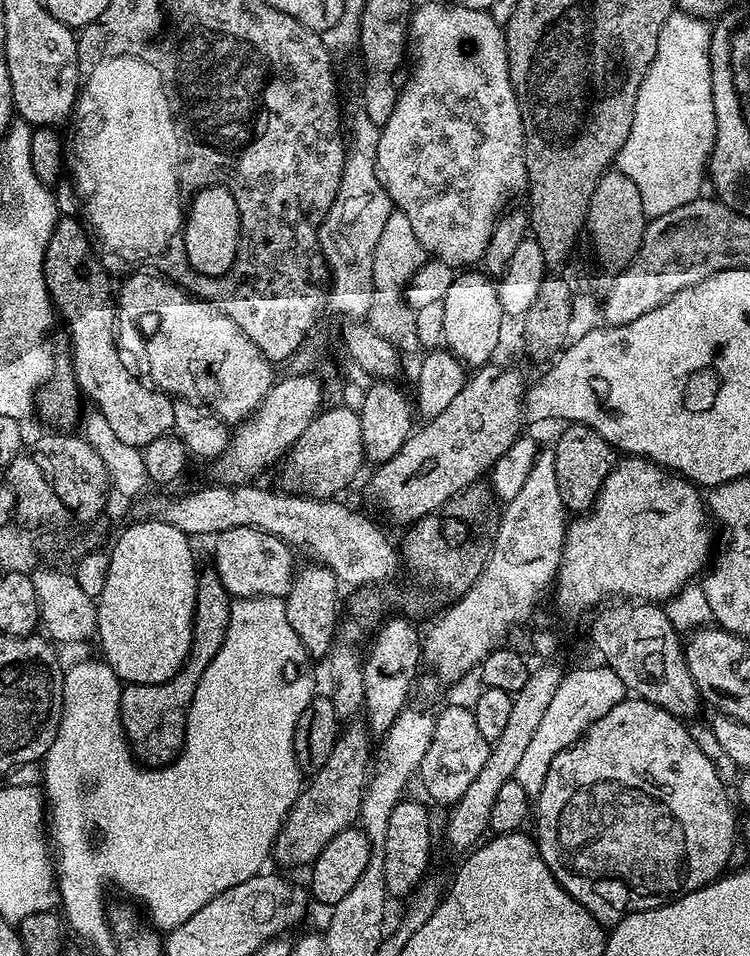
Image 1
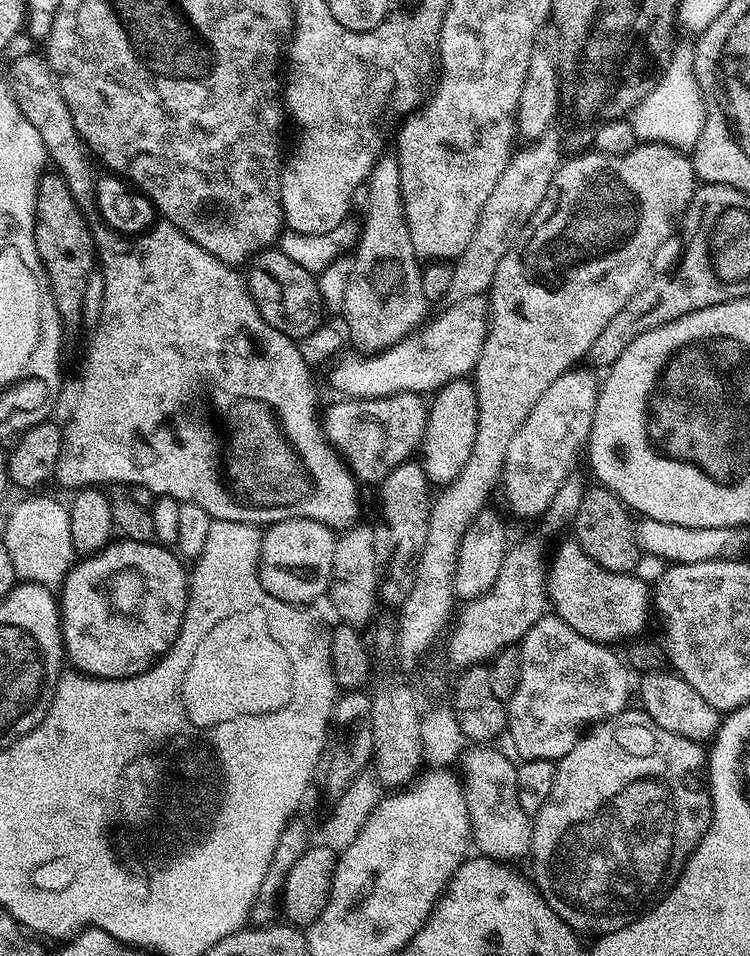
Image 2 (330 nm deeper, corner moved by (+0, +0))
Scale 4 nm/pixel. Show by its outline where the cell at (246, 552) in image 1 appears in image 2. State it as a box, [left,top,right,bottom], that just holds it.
[260,518,337,605]

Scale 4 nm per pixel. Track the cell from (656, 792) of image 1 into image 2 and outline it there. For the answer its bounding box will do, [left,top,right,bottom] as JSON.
[532,710,712,938]

